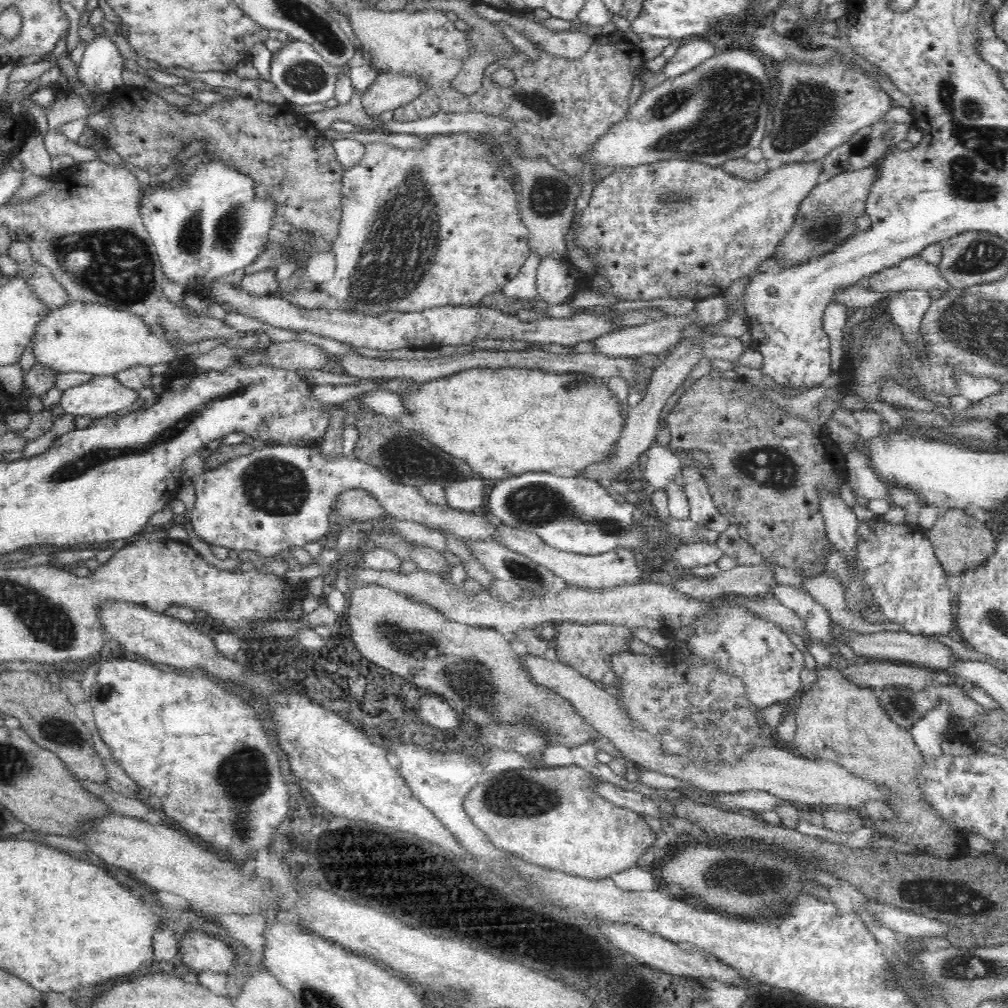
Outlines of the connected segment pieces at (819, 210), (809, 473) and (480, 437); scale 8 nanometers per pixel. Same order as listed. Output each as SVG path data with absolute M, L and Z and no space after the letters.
M879 162L852 172L842 172L838 177L818 183L800 204L796 219L788 236L784 238L776 253L771 257L782 266L789 267L806 263L810 258L824 256L836 246L846 242L849 236L858 233L856 221L866 212L867 200L874 182L879 177Z
M718 369L710 370L708 375L704 375L696 382L691 384L683 395L678 398L674 408L667 416L667 426L671 432L669 446L675 449L696 449L701 450L711 460L710 470L704 472L704 479L708 483L708 491L714 499L718 510L724 515L731 524L737 524L740 538L743 538L753 546L757 553L762 554L767 562L780 565L783 567L793 568L794 570L807 570L812 573L817 573L819 569L823 570L825 558L829 553L829 548L832 547L830 539L825 531L825 520L820 510L819 494L834 493L834 496L840 495L840 487L843 483L847 483L848 474L846 474L846 454L839 448L832 438L827 436L824 425L832 417L833 411L838 407L838 401L832 400L830 397L824 397L820 400L820 416L816 422L806 422L801 418L792 416L788 411L783 409L783 406L778 406L771 398L767 397L766 385L756 386L744 378L726 379L722 377Z
M510 367L507 369L492 368L471 368L470 370L462 370L456 374L446 376L444 378L432 380L424 384L417 384L410 394L400 396L404 407L406 407L406 416L402 416L405 425L414 429L416 433L428 439L432 444L441 448L444 452L461 458L468 463L468 466L476 473L480 474L480 478L489 482L496 482L500 479L520 476L527 472L548 472L554 468L564 468L564 466L572 467L577 471L584 470L592 464L600 464L604 460L608 460L608 456L612 454L612 450L616 448L616 442L624 430L626 424L626 415L622 415L620 411L620 400L612 393L608 387L608 379L599 377L598 375L585 375L573 373L551 373L540 369L527 369Z

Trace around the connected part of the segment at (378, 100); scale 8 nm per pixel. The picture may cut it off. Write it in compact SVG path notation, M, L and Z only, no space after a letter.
M395 72L380 73L367 88L367 91L361 94L363 110L370 116L382 114L386 110L394 110L418 98L426 87L421 78L414 78L400 73L396 74Z

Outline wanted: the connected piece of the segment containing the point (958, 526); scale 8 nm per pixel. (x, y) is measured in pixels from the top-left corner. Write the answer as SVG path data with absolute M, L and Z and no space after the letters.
M948 509L938 518L926 536L931 540L938 560L946 574L960 575L966 569L981 567L992 556L996 543L992 530L982 520L962 509Z

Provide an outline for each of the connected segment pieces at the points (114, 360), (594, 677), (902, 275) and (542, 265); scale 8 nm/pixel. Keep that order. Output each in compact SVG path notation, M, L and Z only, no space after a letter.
M71 301L53 309L38 326L33 345L36 363L58 374L84 372L93 376L115 376L130 366L172 363L179 355L163 335L150 331L138 315L106 305Z
M565 622L556 625L556 635L557 639L553 644L558 661L578 670L580 675L596 684L600 684L610 690L616 688L620 681L618 681L618 677L614 675L614 670L610 667L610 657L620 651L630 649L626 639L635 637L632 635L630 628L606 623L581 625L580 623Z
M920 255L906 258L896 266L875 272L863 284L872 292L895 292L903 290L951 289L934 264L923 260Z
M551 255L539 262L536 272L536 287L540 298L550 305L563 304L579 289L583 277L569 272L569 260Z

